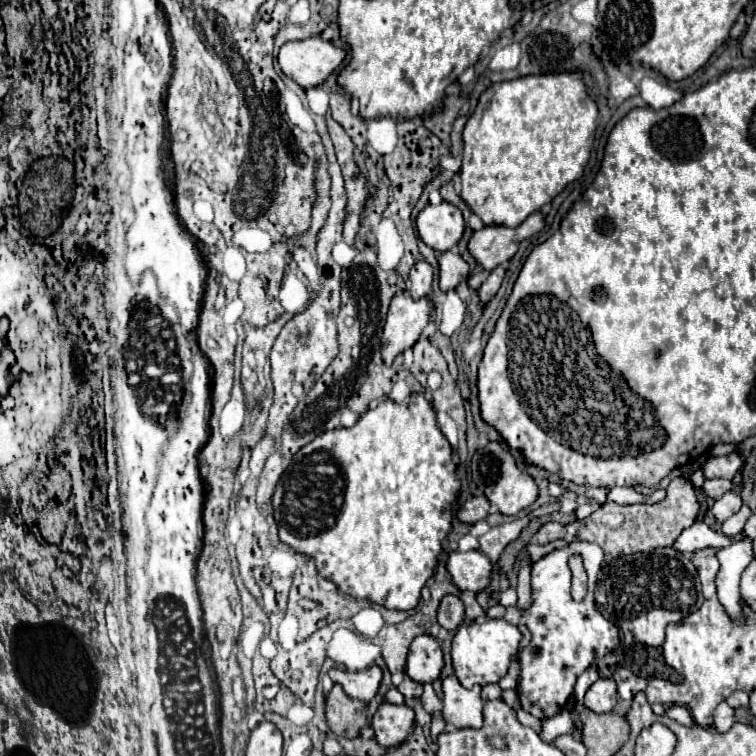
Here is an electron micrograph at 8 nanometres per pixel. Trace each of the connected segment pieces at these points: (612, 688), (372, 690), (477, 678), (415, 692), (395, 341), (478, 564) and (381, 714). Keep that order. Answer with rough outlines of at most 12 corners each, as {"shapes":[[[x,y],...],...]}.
{"shapes":[[[612,678],[596,680],[584,706],[596,714],[610,712],[616,704]],[[378,666],[358,672],[332,668],[328,676],[350,698],[370,702],[378,692]],[[488,618],[452,640],[464,688],[506,676],[522,634]],[[404,678],[398,690],[406,696],[422,696],[424,686],[412,678]],[[392,298],[382,332],[384,364],[416,344],[432,300]],[[480,550],[450,552],[446,568],[464,592],[492,580],[492,564]],[[380,704],[372,728],[380,746],[396,746],[414,728],[406,704]]]}

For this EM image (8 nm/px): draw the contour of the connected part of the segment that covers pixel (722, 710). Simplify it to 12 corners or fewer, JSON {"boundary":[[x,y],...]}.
{"boundary":[[726,702],[714,710],[714,728],[728,732],[734,710]]}

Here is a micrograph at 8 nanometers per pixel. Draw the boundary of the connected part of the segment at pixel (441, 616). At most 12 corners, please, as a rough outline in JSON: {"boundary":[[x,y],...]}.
{"boundary":[[444,596],[438,624],[454,632],[464,620],[464,602]]}

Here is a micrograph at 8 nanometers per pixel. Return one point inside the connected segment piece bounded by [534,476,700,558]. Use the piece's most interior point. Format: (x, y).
(621, 530)

